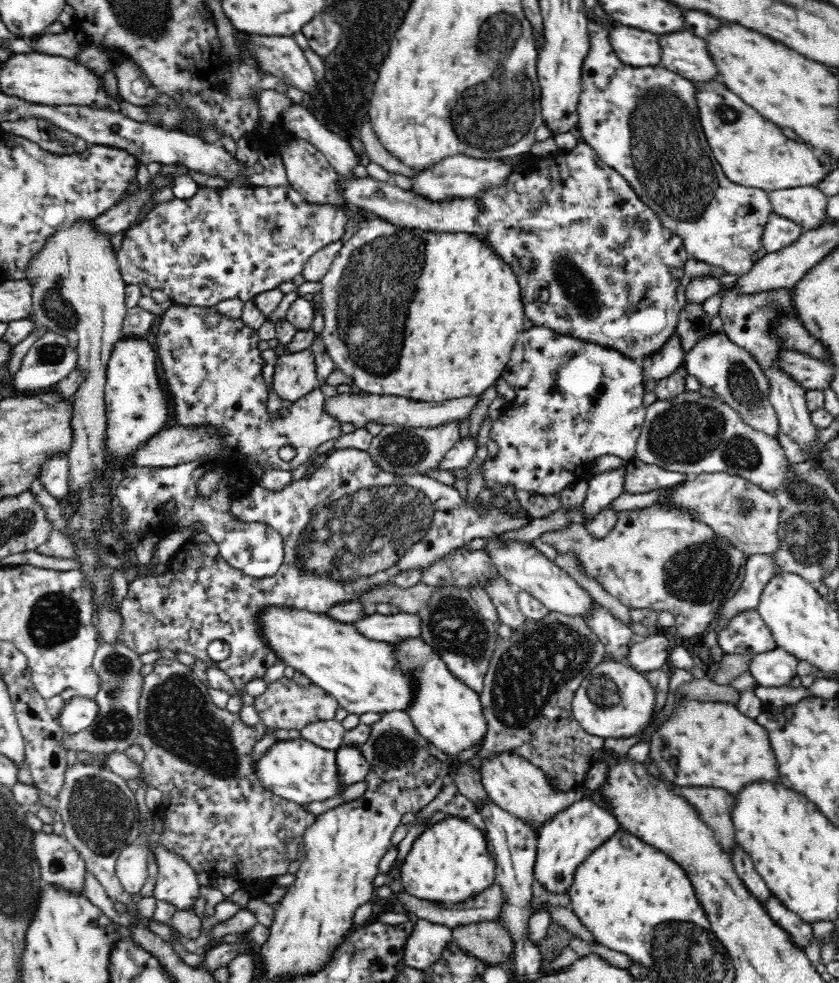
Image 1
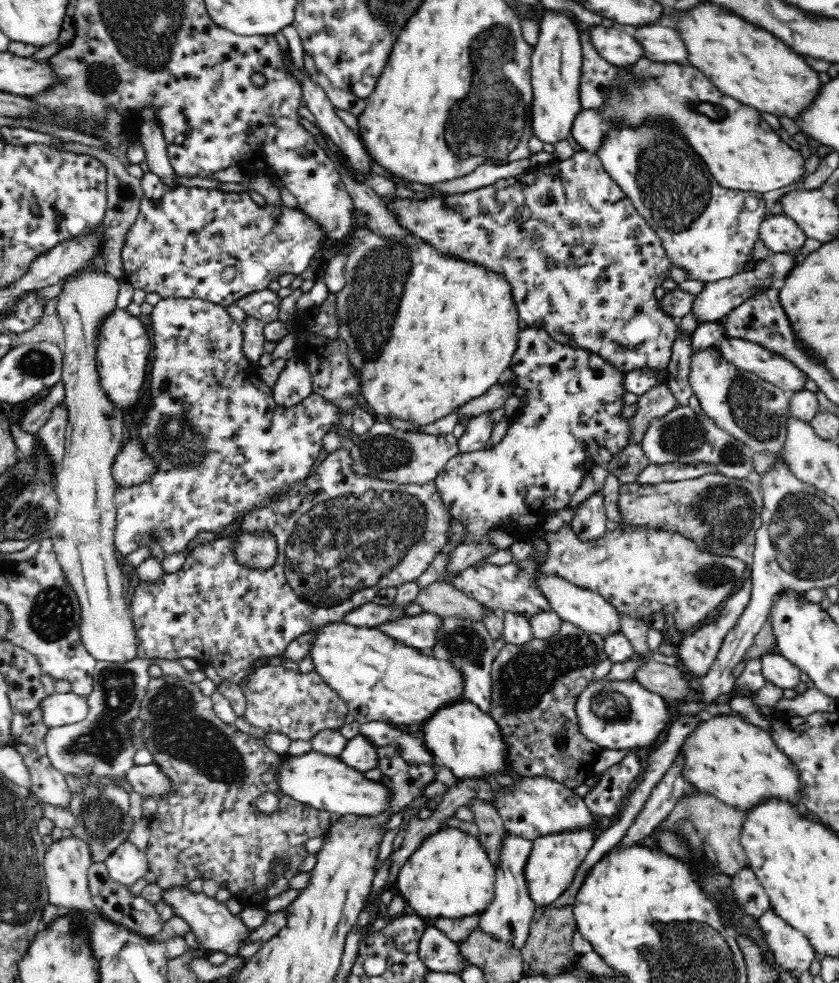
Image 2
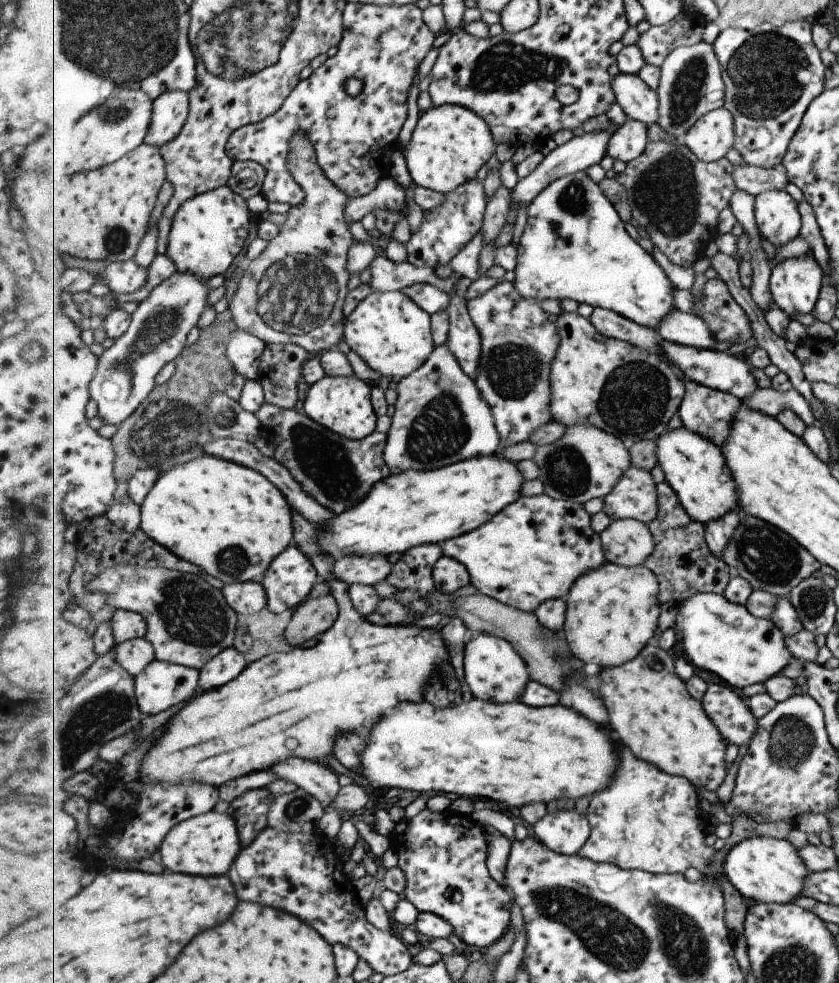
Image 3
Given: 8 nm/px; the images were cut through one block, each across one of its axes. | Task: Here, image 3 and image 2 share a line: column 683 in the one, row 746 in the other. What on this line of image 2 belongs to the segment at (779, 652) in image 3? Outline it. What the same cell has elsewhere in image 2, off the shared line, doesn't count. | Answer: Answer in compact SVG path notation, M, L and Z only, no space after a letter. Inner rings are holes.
M595 678L578 694L575 711L579 729L584 736L604 749L645 751L652 748L669 719L668 701L659 694L644 688L635 678L614 680Z

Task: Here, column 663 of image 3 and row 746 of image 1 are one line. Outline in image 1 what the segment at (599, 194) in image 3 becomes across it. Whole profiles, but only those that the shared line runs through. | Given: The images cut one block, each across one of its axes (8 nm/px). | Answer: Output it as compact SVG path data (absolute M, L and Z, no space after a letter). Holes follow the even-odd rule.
M302 737L296 740L277 739L254 764L254 773L267 792L302 806L341 794L345 788L338 782L336 772L336 751L316 746Z

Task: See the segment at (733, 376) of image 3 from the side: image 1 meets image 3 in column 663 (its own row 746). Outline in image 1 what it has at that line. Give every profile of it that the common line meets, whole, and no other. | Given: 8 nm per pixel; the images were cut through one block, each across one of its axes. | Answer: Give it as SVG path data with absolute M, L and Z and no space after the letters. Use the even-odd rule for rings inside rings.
M342 744L336 750L336 767L338 767L338 782L343 788L362 782L368 774L368 762L362 757L360 749Z

